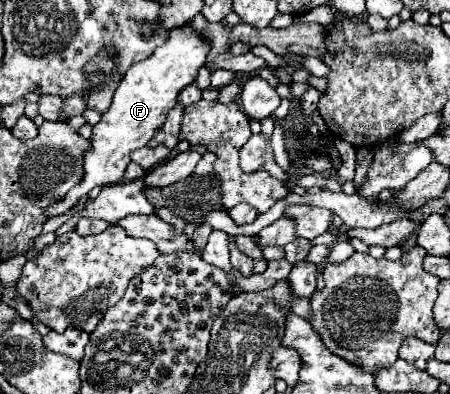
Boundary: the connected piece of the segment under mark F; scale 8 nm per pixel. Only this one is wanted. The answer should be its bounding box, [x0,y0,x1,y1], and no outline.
[45,24,209,218]

